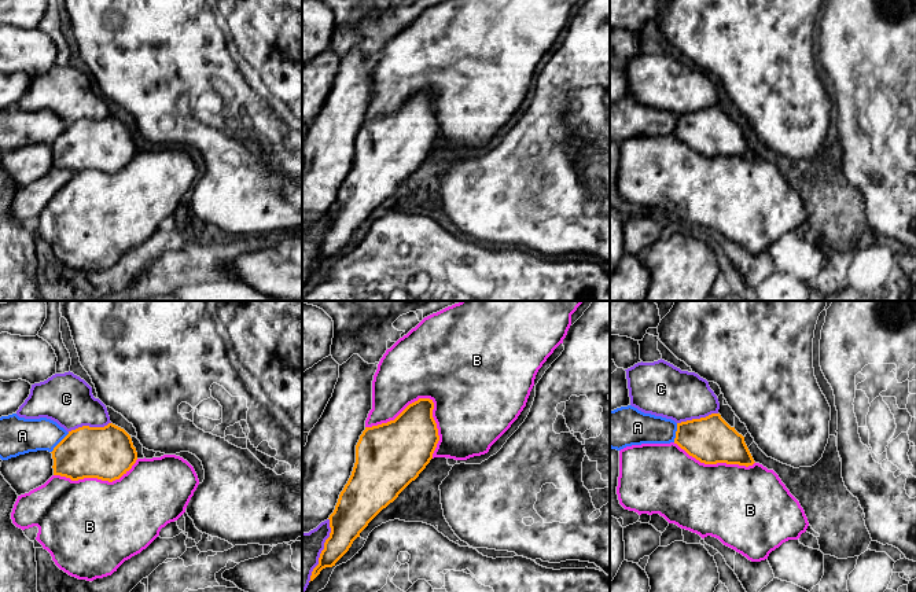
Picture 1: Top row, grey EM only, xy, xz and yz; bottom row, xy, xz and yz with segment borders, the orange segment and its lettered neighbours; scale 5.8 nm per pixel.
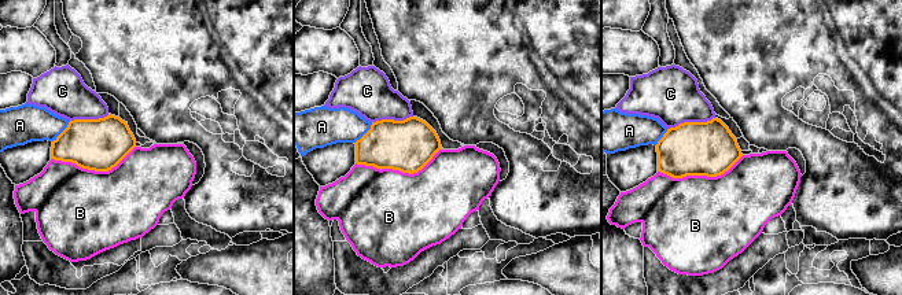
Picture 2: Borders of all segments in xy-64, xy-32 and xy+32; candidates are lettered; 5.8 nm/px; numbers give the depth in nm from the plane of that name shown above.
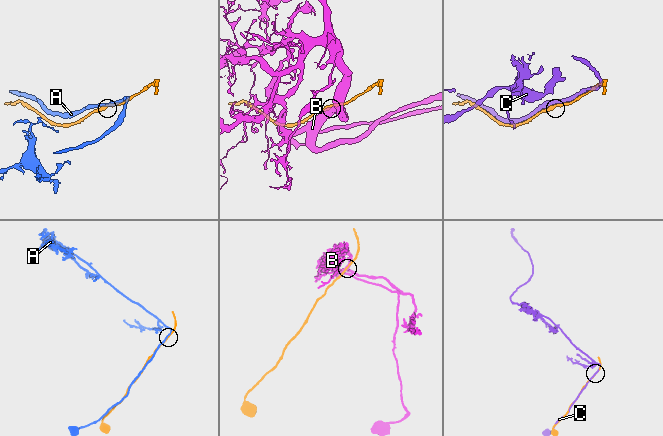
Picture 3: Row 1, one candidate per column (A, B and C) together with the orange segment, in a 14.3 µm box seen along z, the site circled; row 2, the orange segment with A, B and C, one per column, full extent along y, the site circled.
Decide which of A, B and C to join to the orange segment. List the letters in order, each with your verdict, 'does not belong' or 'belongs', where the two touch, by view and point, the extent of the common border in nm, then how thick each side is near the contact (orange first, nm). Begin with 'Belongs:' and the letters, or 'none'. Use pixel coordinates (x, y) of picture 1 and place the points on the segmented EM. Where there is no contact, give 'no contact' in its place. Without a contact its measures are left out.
Belongs: none
A: does not belong | xy (59, 442) | 160 nm | 300/220 nm
B: does not belong | xz (418, 400) | 440 nm | 320/440 nm
C: does not belong | xy (88, 426) | 260 nm | 300/300 nm

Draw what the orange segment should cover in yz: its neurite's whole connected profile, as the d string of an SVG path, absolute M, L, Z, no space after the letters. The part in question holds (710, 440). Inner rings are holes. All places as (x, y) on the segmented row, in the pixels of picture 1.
M720 413L677 423L674 444L705 464L753 466L755 462L744 437Z

